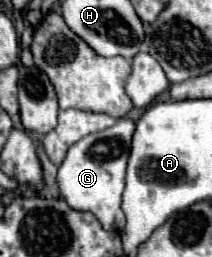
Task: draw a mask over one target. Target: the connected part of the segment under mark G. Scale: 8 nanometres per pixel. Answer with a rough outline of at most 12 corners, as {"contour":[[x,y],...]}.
{"contour":[[122,117],[68,149],[60,195],[122,231],[136,123]]}

